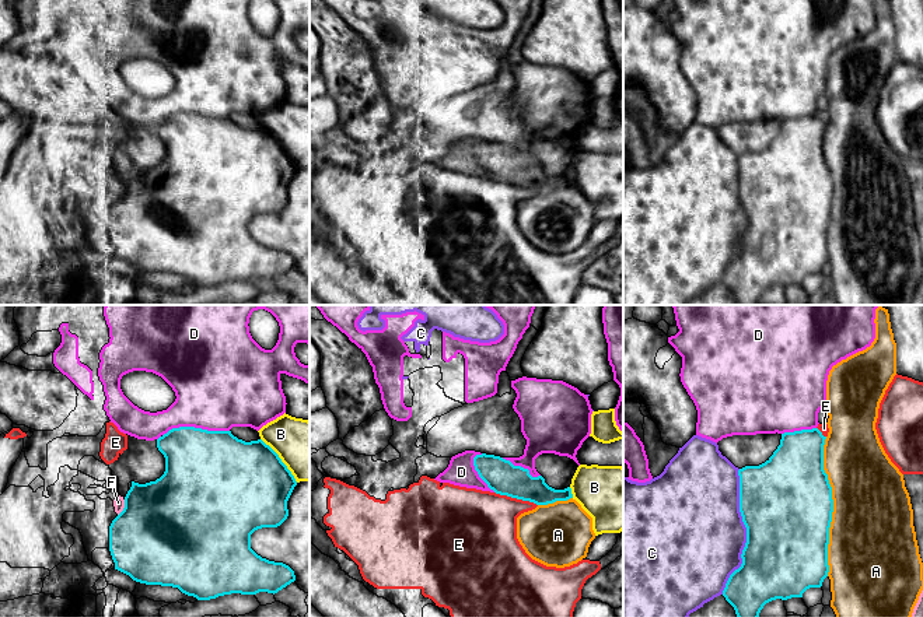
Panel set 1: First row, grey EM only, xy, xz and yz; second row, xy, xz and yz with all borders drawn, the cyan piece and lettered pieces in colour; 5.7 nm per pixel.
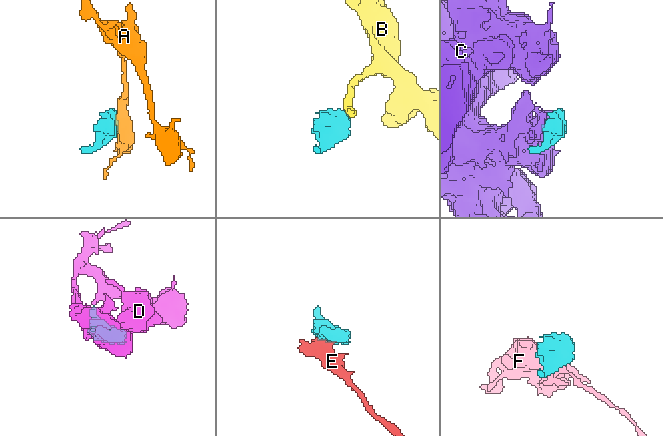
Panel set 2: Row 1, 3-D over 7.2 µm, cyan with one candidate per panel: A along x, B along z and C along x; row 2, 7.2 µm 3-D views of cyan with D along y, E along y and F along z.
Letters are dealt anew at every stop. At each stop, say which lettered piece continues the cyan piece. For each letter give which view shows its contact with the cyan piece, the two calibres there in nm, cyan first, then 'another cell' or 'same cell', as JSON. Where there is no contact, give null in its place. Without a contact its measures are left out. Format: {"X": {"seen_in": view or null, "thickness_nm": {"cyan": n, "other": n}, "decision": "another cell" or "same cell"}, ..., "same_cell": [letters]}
{"A": {"seen_in": "yz", "thickness_nm": {"cyan": 500, "other": 460}, "decision": "another cell"}, "B": {"seen_in": "xy", "thickness_nm": {"cyan": 500, "other": 320}, "decision": "another cell"}, "C": {"seen_in": "yz", "thickness_nm": {"cyan": 500, "other": 480}, "decision": "another cell"}, "D": {"seen_in": "xy", "thickness_nm": {"cyan": 460, "other": 460}, "decision": "same cell"}, "E": {"seen_in": "xz", "thickness_nm": {"cyan": 190, "other": 400}, "decision": "another cell"}, "F": {"seen_in": "xy", "thickness_nm": {"cyan": 500, "other": 60}, "decision": "another cell"}, "same_cell": ["D"]}

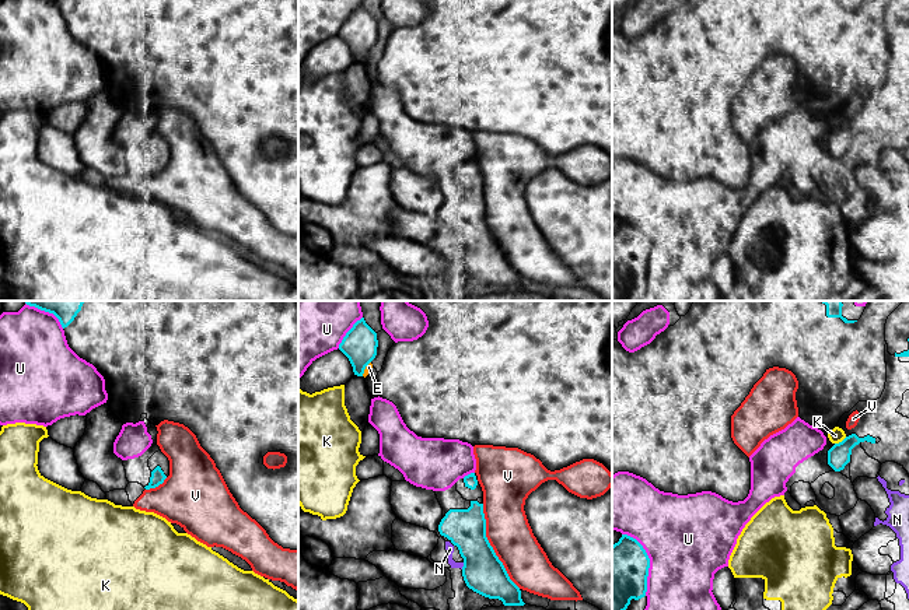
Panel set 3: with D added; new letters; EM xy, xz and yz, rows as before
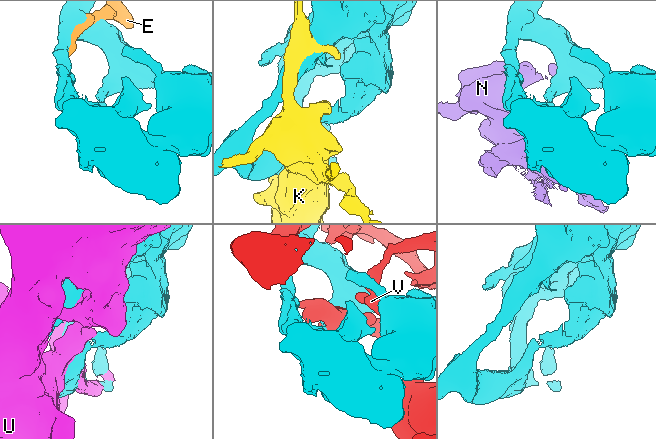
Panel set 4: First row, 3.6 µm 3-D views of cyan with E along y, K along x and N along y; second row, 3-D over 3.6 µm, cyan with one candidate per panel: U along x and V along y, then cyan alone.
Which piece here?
{"E": {"seen_in": "xz", "thickness_nm": {"cyan": 200, "other": 40}, "decision": "another cell"}, "K": {"seen_in": "yz", "thickness_nm": {"cyan": 130, "other": 90}, "decision": "another cell"}, "N": {"seen_in": "xz", "thickness_nm": {"cyan": 240, "other": 50}, "decision": "another cell"}, "U": {"seen_in": "yz", "thickness_nm": {"cyan": 360, "other": 480}, "decision": "another cell"}, "V": {"seen_in": "xz", "thickness_nm": {"cyan": 240, "other": 260}, "decision": "another cell"}, "same_cell": []}

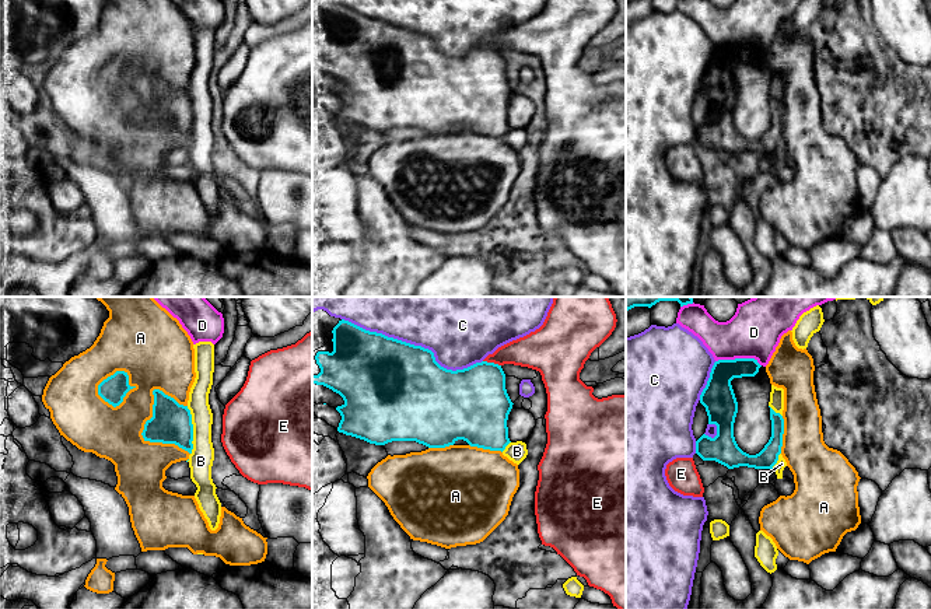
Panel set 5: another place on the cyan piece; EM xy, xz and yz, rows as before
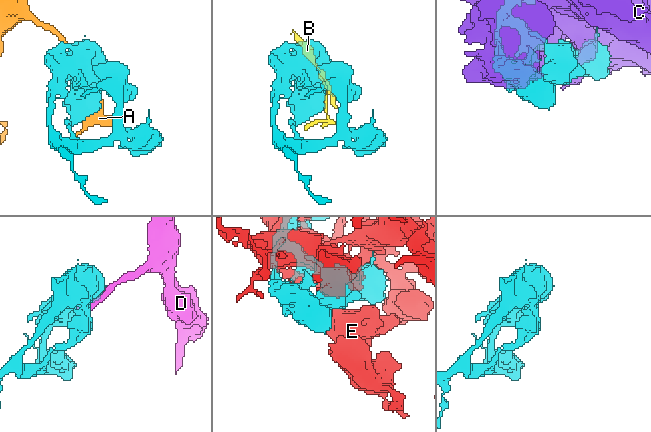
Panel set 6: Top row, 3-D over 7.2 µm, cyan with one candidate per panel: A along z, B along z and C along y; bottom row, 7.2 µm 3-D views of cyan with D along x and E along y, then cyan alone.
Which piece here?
{"A": {"seen_in": "xy", "thickness_nm": {"cyan": 240, "other": 300}, "decision": "another cell"}, "B": {"seen_in": "xy", "thickness_nm": {"cyan": 240, "other": 140}, "decision": "another cell"}, "C": {"seen_in": "xz", "thickness_nm": {"cyan": 500, "other": 500}, "decision": "another cell"}, "D": {"seen_in": "yz", "thickness_nm": {"cyan": 180, "other": 300}, "decision": "another cell"}, "E": {"seen_in": "xz", "thickness_nm": {"cyan": 400, "other": 190}, "decision": "another cell"}, "same_cell": []}

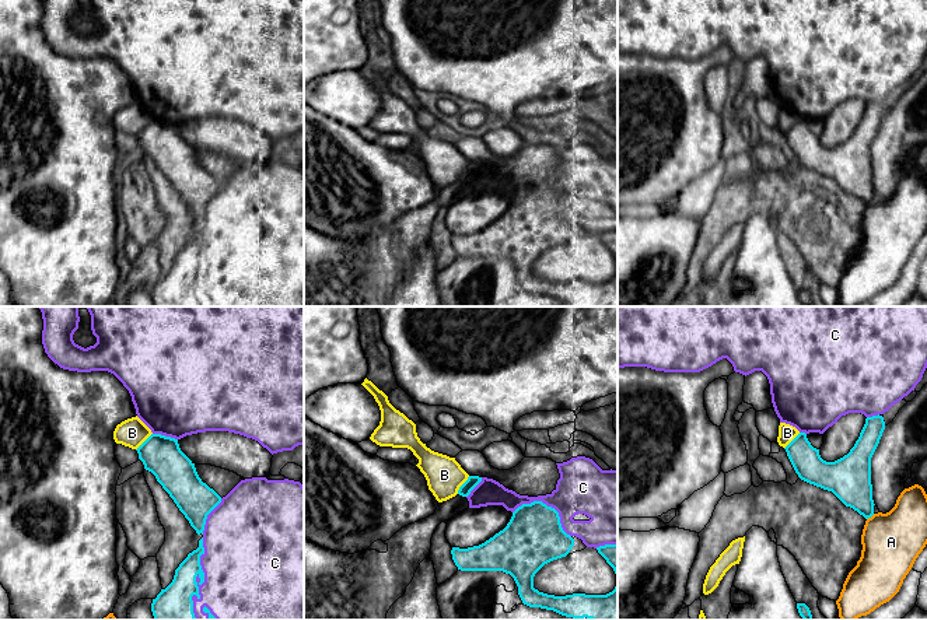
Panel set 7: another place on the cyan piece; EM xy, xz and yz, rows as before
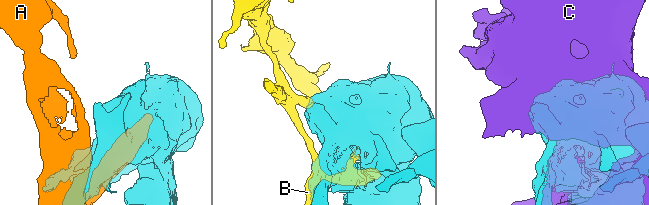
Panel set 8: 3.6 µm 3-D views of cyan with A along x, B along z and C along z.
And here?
{"A": {"seen_in": "yz", "thickness_nm": {"cyan": 240, "other": 340}, "decision": "another cell"}, "B": {"seen_in": "xz", "thickness_nm": {"cyan": 70, "other": 220}, "decision": "same cell"}, "C": {"seen_in": "xy", "thickness_nm": {"cyan": 240, "other": 500}, "decision": "another cell"}, "same_cell": ["B"]}

